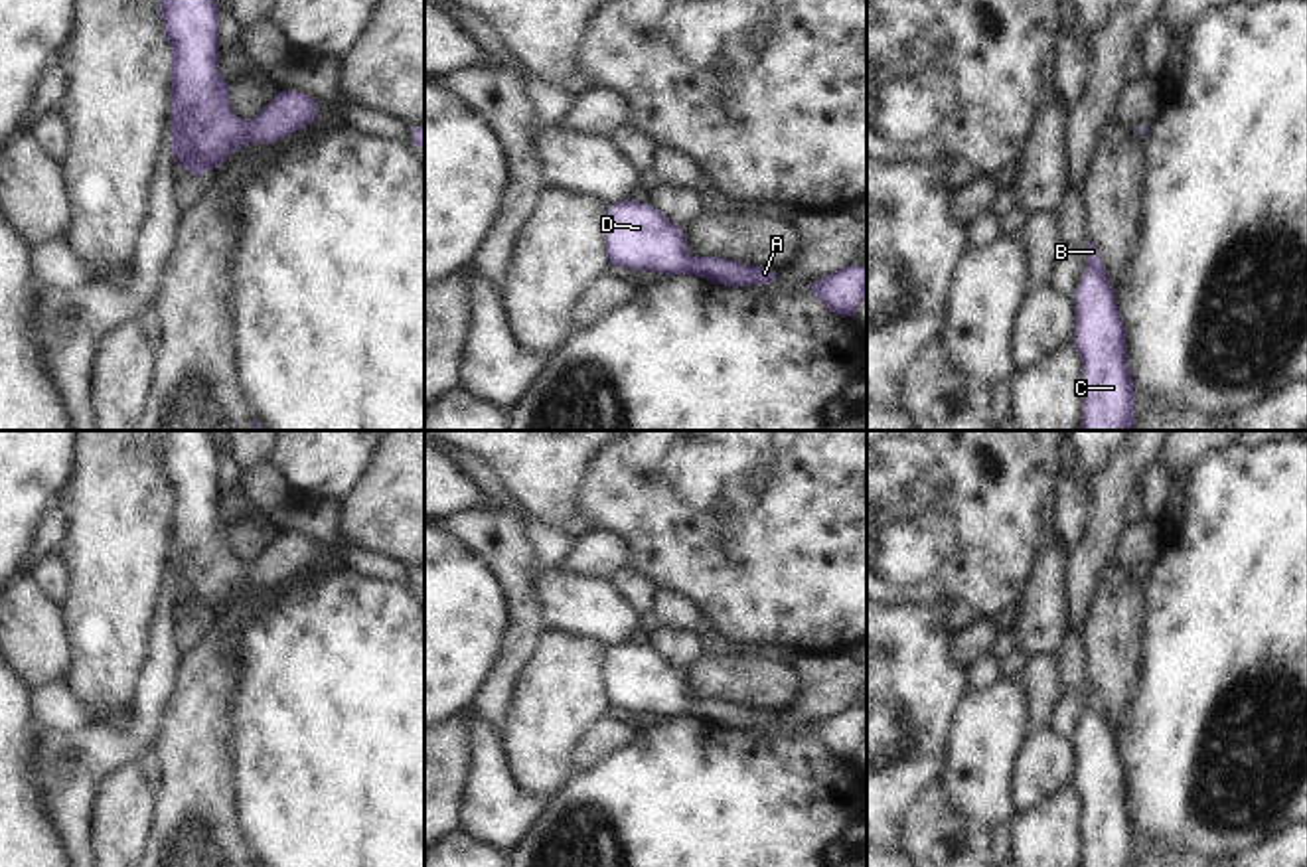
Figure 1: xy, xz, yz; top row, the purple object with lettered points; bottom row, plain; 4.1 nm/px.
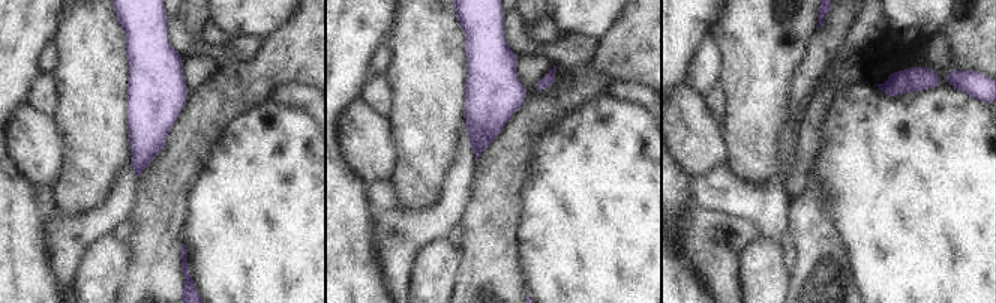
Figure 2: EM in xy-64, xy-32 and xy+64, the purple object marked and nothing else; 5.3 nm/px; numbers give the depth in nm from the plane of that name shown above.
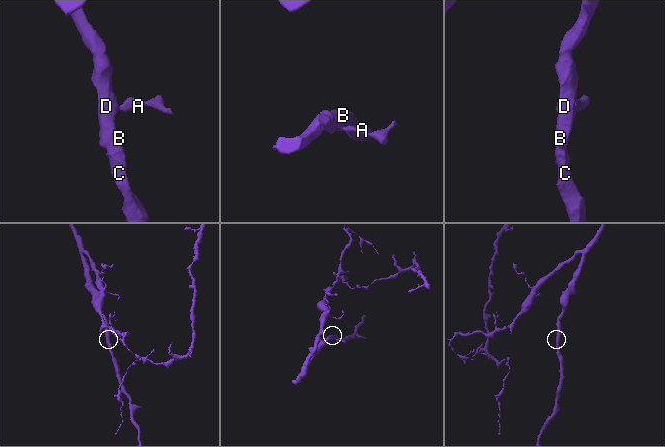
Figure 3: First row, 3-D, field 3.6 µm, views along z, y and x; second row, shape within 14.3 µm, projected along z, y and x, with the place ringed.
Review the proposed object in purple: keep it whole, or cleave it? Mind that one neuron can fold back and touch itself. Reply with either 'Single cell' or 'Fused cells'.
Single cell.

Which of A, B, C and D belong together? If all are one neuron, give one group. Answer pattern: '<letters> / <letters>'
A B C D

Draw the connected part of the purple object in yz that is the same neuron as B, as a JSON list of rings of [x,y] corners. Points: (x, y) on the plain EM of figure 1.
[[[1086,683],[1086,713],[1070,739],[1076,750],[1072,788],[1082,798],[1082,867],[1131,867],[1133,820],[1127,786],[1108,713],[1098,691]]]

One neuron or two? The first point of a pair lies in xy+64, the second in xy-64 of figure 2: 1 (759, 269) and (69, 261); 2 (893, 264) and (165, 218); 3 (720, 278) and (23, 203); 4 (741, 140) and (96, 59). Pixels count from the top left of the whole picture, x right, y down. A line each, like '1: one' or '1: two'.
1: two
2: two
3: two
4: one

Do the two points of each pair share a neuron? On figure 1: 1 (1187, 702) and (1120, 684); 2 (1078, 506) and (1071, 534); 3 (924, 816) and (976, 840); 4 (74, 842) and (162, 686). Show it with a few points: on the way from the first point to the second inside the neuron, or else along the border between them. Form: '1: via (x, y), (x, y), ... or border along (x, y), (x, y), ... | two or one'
1: border along (1142, 642), (1142, 682), (1132, 704), (1114, 721) | two
2: via (1075, 512), (1071, 528) | one
3: via (936, 828), (942, 834), (956, 834), (964, 840) | one
4: via (74, 802), (74, 788), (139, 725) | one

